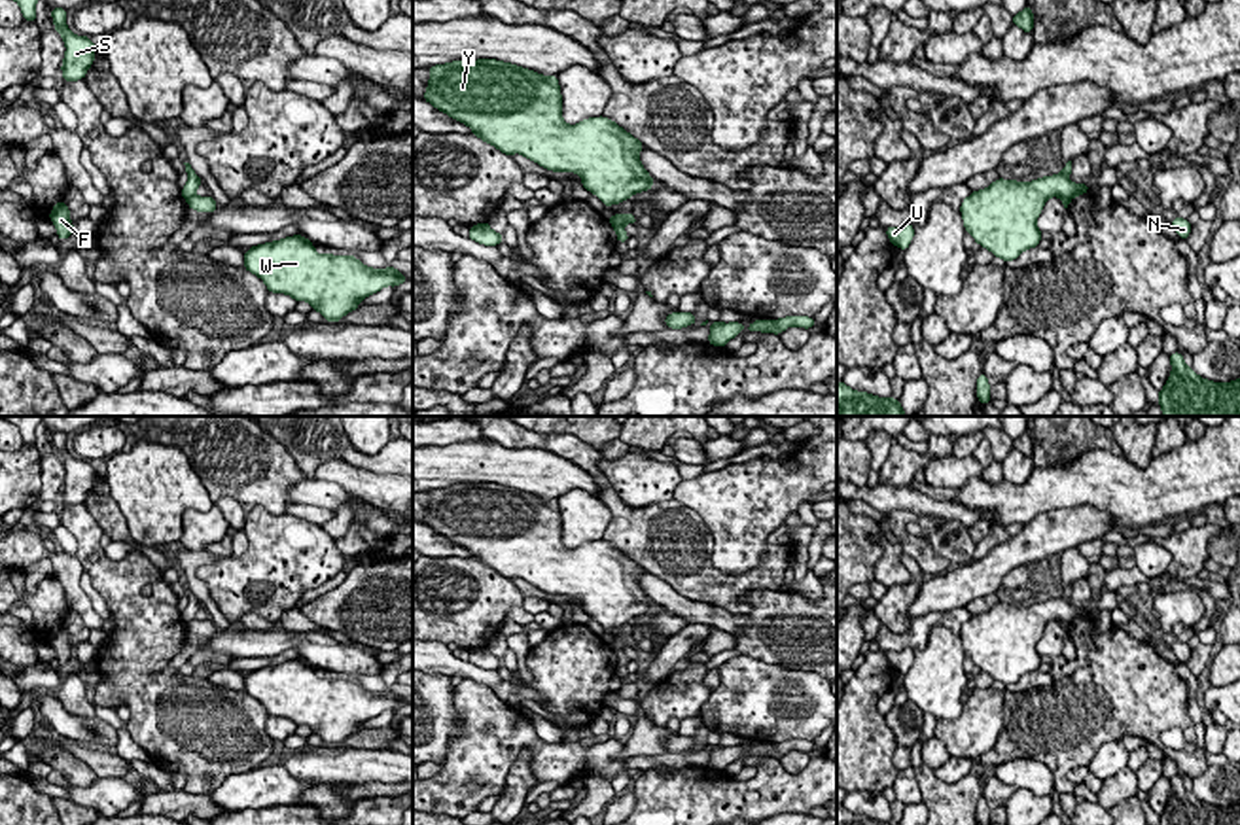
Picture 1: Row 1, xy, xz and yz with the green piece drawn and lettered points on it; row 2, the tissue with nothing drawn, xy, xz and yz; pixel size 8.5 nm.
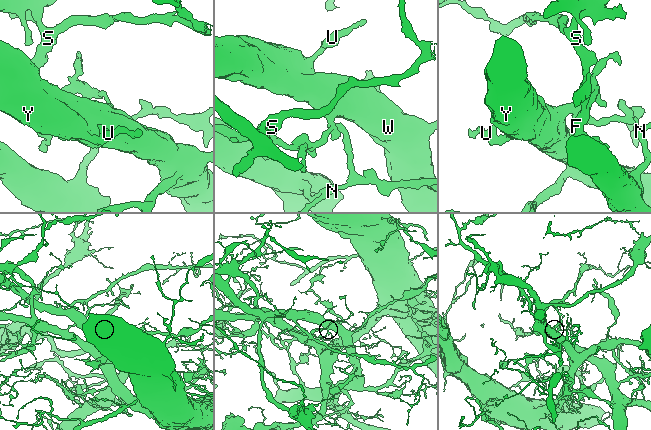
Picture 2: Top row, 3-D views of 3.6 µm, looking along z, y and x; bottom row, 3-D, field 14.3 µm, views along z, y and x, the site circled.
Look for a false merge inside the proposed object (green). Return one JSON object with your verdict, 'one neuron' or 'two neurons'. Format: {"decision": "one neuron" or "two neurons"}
{"decision": "two neurons"}

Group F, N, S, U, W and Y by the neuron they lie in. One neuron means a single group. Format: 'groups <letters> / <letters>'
groups F N S / U W Y

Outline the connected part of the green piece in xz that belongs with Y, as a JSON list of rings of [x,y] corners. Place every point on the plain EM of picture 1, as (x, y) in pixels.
[[[496,483],[452,484],[428,490],[430,505],[424,524],[468,549],[475,560],[492,568],[505,579],[521,577],[555,596],[579,598],[581,609],[594,617],[602,628],[629,624],[630,619],[653,611],[653,602],[640,587],[642,566],[611,543],[589,541],[577,549],[562,543],[562,520],[557,500]]]

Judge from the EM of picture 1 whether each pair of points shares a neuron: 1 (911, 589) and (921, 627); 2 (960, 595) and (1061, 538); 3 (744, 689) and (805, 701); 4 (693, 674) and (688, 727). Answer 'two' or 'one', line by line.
1: two
2: one
3: one
4: two

